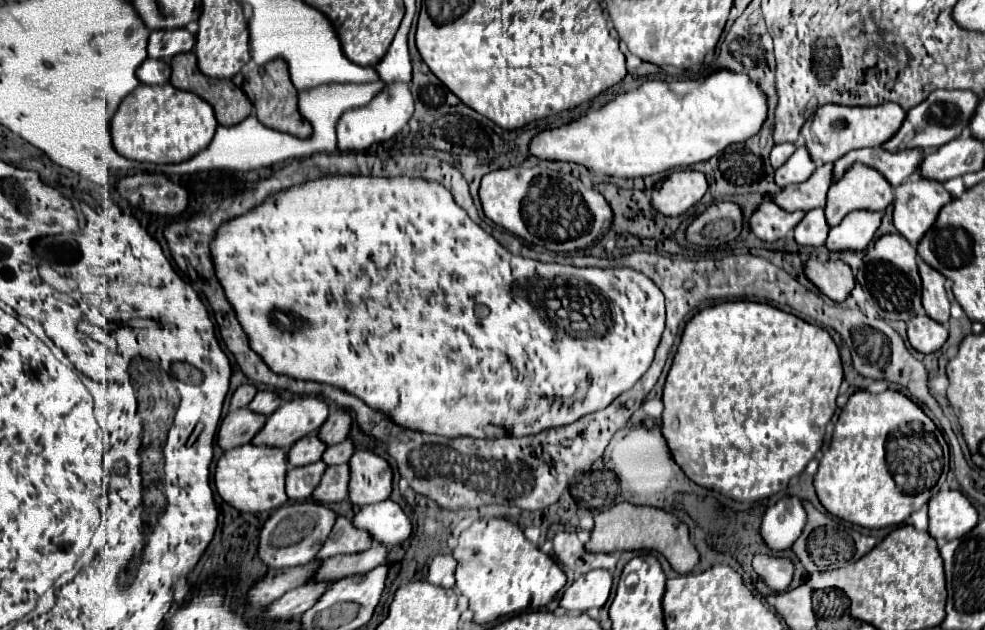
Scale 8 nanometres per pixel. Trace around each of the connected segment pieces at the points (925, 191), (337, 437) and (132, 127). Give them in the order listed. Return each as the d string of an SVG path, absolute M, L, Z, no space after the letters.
M915 175L895 187L893 225L911 243L919 243L921 235L935 223L937 213L951 201L951 195L933 179Z
M333 411L333 413L329 413L327 421L317 431L317 437L327 447L337 445L337 443L341 443L347 437L347 433L351 429L351 423L353 423L353 419L349 419L349 413L347 411Z
M139 85L129 93L111 121L113 143L121 155L133 161L181 163L209 145L217 129L213 107L195 93L165 85Z

